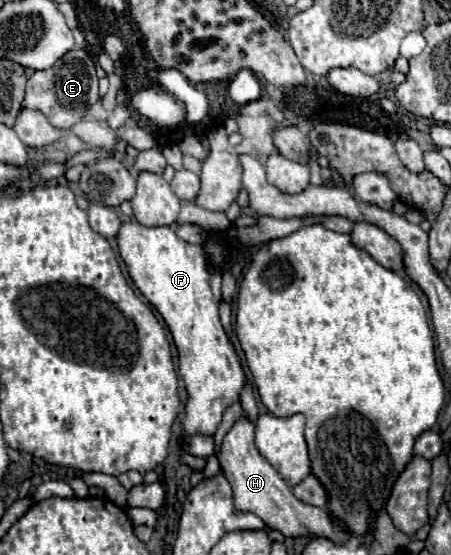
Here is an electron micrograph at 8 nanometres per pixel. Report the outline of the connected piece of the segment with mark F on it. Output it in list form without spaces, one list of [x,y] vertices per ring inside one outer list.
[[[131,219],[119,227],[117,249],[135,287],[161,313],[175,339],[179,351],[179,375],[183,377],[189,393],[189,403],[185,407],[187,415],[183,421],[185,433],[213,435],[221,423],[223,411],[233,401],[239,401],[245,373],[221,327],[219,307],[213,301],[201,245],[191,245],[179,239],[173,227],[145,227]]]

